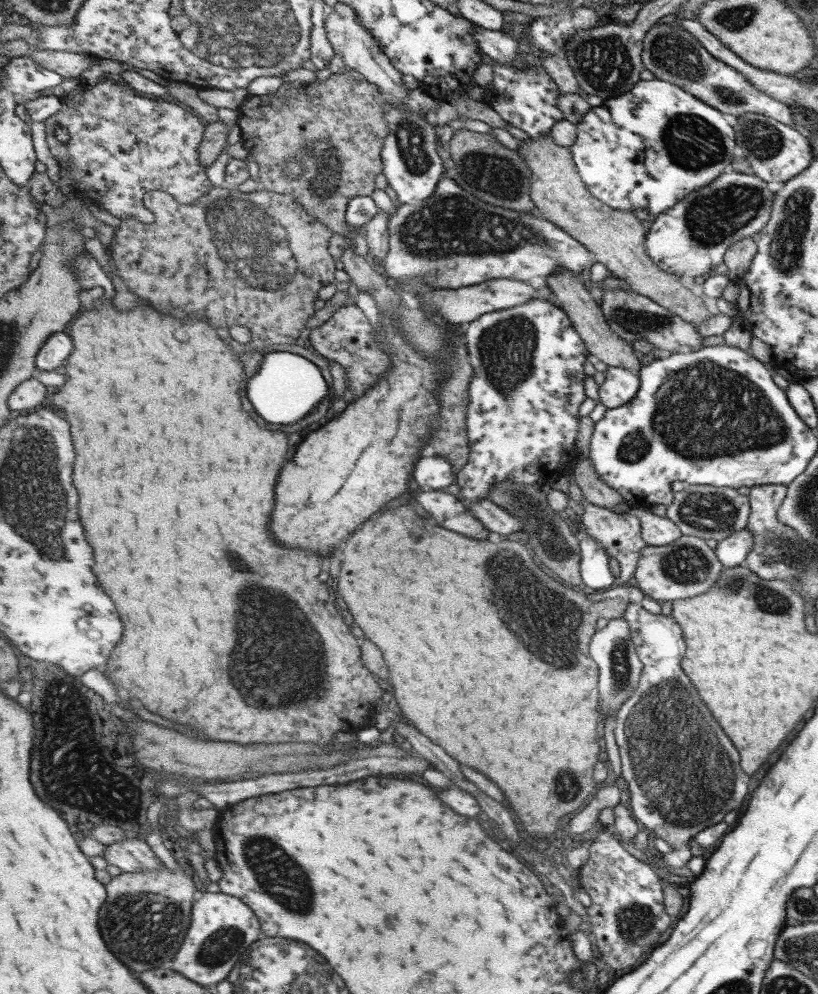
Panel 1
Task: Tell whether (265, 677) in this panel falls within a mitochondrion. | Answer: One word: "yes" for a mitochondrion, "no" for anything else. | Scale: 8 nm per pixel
yes

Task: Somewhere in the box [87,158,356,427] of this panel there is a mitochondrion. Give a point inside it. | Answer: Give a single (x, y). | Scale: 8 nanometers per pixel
(249, 239)

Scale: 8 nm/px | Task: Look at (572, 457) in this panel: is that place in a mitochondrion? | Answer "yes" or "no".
no

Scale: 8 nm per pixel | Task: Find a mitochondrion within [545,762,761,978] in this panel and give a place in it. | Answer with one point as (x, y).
(633, 923)

